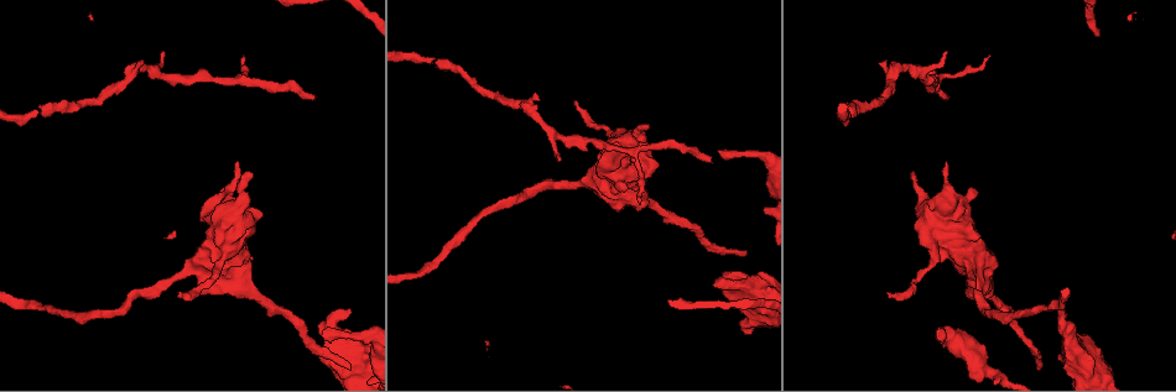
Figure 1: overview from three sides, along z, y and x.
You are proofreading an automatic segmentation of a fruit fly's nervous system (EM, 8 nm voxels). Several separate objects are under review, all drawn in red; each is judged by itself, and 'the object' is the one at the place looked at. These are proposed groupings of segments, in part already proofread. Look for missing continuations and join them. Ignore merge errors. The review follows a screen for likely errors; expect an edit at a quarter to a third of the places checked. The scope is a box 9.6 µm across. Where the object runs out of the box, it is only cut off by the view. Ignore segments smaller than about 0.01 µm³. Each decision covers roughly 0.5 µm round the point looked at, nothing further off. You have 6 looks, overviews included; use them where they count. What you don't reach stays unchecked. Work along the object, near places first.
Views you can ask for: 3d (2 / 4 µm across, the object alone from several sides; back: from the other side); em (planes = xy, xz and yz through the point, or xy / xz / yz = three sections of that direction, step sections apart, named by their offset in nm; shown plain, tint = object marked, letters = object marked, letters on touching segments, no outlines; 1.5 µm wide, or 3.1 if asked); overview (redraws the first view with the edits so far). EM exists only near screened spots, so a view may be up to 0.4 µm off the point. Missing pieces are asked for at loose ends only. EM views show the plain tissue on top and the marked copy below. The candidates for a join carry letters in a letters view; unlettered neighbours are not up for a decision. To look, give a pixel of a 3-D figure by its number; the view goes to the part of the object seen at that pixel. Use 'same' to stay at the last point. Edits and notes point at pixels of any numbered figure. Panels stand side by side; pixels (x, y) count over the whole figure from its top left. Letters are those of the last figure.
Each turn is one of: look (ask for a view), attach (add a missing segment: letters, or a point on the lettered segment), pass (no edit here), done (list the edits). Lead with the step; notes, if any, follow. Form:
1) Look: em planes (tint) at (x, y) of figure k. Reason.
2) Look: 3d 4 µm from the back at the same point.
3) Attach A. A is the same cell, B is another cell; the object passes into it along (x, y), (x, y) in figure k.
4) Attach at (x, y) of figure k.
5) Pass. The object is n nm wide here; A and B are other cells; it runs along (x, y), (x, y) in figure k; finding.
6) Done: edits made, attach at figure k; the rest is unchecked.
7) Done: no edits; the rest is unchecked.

Look: 3d 2 µm from the back at (322, 334) of figure 1. An open end.

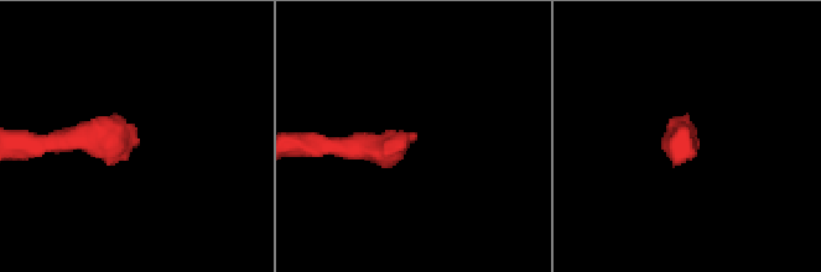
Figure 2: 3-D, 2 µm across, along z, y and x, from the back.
Look: em planes (letters) at (414, 136) of figure 2.

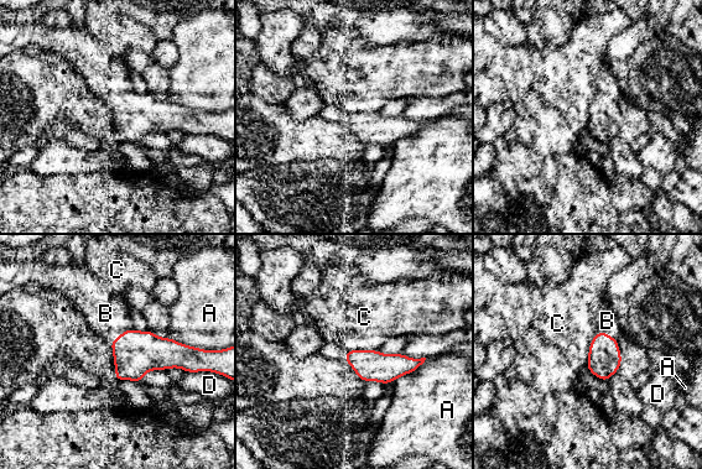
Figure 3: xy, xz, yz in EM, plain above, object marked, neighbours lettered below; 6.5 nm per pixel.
Attach B. The longest contact is with A, 280 nm; B is the same cell, A, C and D are other cells; it goes on there.

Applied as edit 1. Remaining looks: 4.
Look: overview.

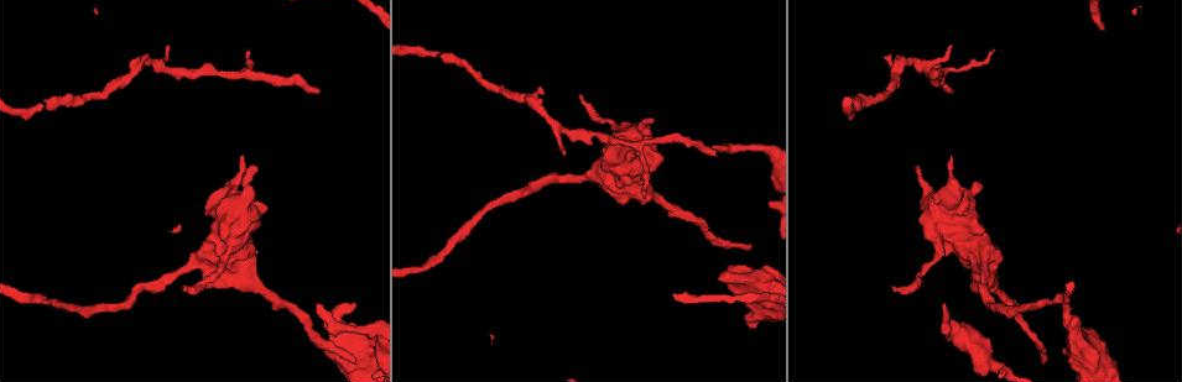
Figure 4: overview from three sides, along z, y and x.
Look: em yz step 4 (letters) at (318, 91) of figure 4. Free end.

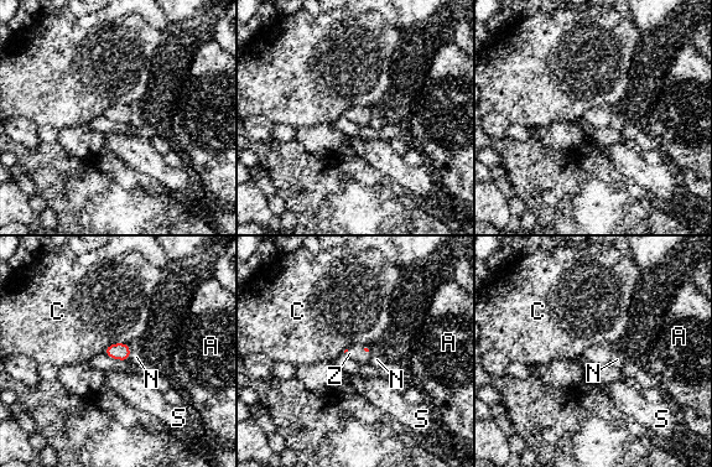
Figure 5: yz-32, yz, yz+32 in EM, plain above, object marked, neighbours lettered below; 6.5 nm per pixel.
Look: em planes (letters) at the same point. Cut it another way.

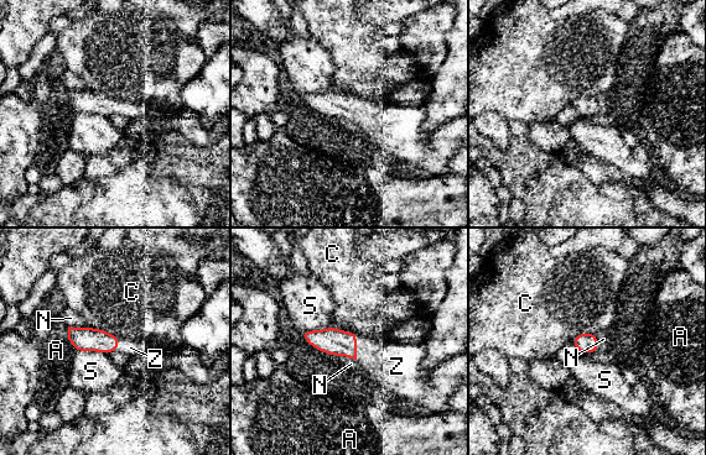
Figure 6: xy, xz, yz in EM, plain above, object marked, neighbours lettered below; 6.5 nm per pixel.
Attach Z. The longest contact is with A, 280 nm; Z is the same cell, A, C, N and S are other cells; the object passes into it along (335, 341), (356, 348), (389, 362) in figure 6; it goes on there.

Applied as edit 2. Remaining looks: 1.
Done: edits made, attach at figure 3, attach at figure 6; the rest is unchecked.

